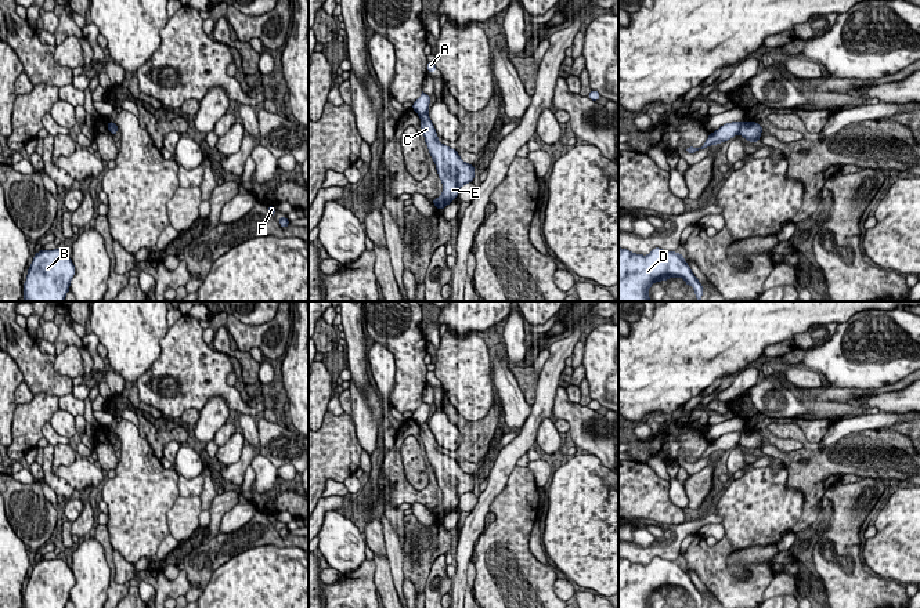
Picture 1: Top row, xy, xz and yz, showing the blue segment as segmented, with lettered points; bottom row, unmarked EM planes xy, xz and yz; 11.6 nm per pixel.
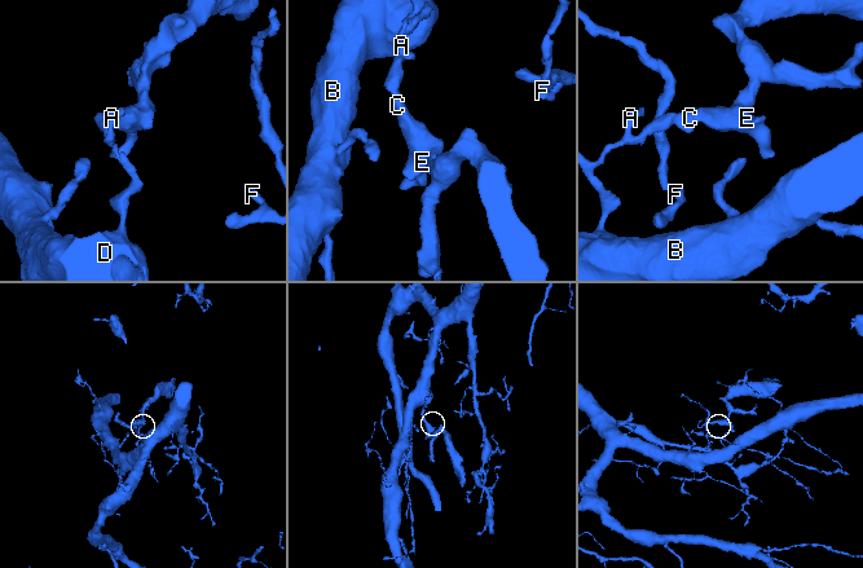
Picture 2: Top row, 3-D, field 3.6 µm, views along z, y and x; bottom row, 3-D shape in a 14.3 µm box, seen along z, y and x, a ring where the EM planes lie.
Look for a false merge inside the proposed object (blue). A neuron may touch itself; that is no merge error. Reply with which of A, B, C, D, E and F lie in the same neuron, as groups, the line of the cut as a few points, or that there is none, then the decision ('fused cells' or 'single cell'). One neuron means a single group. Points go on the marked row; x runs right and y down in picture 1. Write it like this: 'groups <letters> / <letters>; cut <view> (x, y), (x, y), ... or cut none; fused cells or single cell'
groups A B D F / C E; cut yz (742, 123), (739, 131); fused cells

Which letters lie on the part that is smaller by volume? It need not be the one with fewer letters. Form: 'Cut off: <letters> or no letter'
Cut off: C, E

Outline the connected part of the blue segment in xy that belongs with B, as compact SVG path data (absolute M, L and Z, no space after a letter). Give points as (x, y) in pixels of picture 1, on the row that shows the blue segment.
M42 249L28 269L24 301L64 301L75 272L75 265L64 250Z

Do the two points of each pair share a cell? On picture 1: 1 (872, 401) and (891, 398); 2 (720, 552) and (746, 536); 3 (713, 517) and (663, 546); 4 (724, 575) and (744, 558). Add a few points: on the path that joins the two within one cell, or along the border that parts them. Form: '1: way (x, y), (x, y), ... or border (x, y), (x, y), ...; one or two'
1: way (876, 401), (887, 401); one
2: border (725, 535), (728, 542), (739, 550); two
3: way (700, 523), (675, 535); one
4: border (725, 558), (729, 565), (767, 564), (769, 568); two

